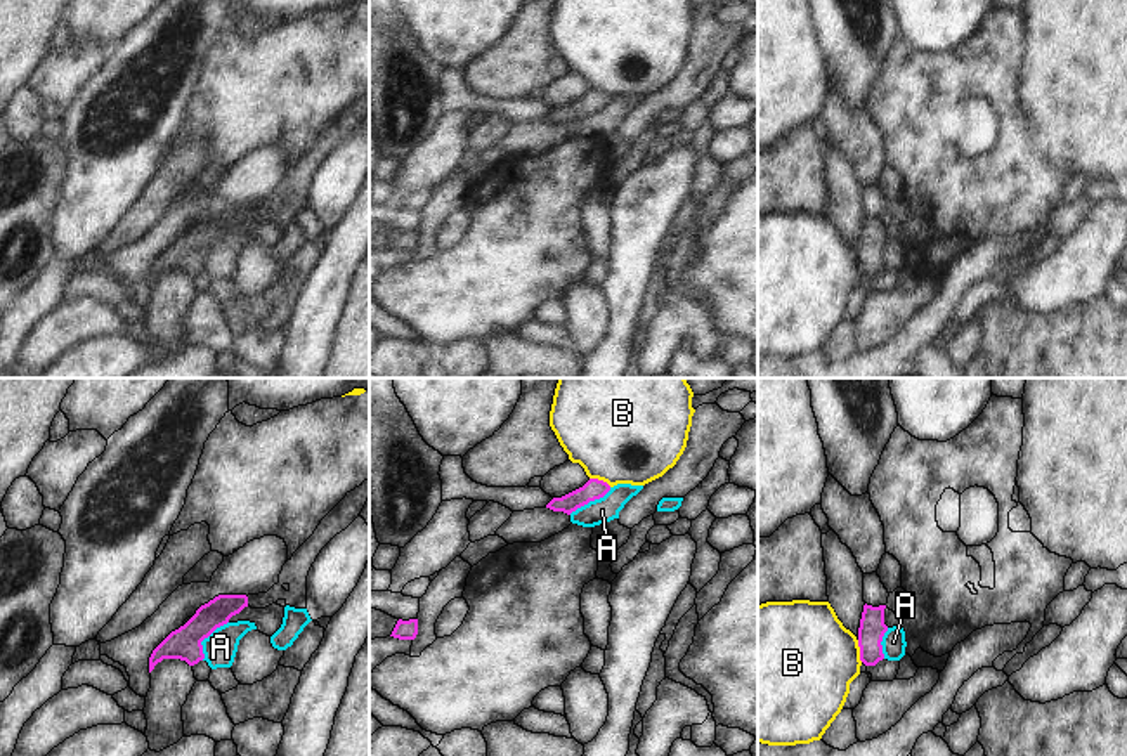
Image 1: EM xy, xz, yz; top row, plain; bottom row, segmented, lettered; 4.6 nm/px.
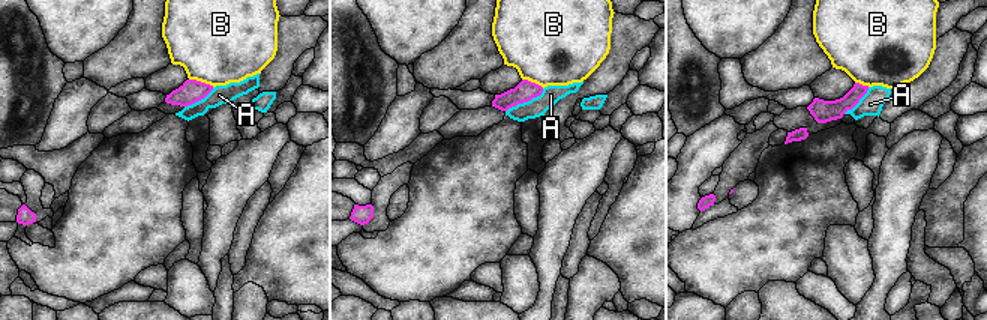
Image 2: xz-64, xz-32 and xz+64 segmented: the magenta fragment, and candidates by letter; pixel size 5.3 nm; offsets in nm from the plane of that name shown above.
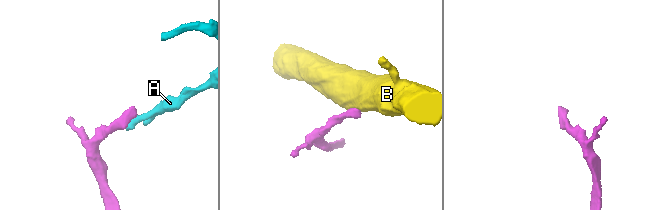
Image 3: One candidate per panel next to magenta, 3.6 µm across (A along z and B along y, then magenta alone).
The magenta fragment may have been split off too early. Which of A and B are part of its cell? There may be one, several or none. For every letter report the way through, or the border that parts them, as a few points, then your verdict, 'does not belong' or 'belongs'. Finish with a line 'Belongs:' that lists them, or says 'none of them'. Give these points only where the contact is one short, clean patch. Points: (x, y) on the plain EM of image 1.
A: along xy (228, 233), (201, 254), (201, 271) | does not belong
B: does not belong
Belongs: none of them

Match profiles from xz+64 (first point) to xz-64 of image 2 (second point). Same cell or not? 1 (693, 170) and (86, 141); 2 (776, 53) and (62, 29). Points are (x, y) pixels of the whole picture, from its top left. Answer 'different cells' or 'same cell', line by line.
1: different cells
2: different cells

